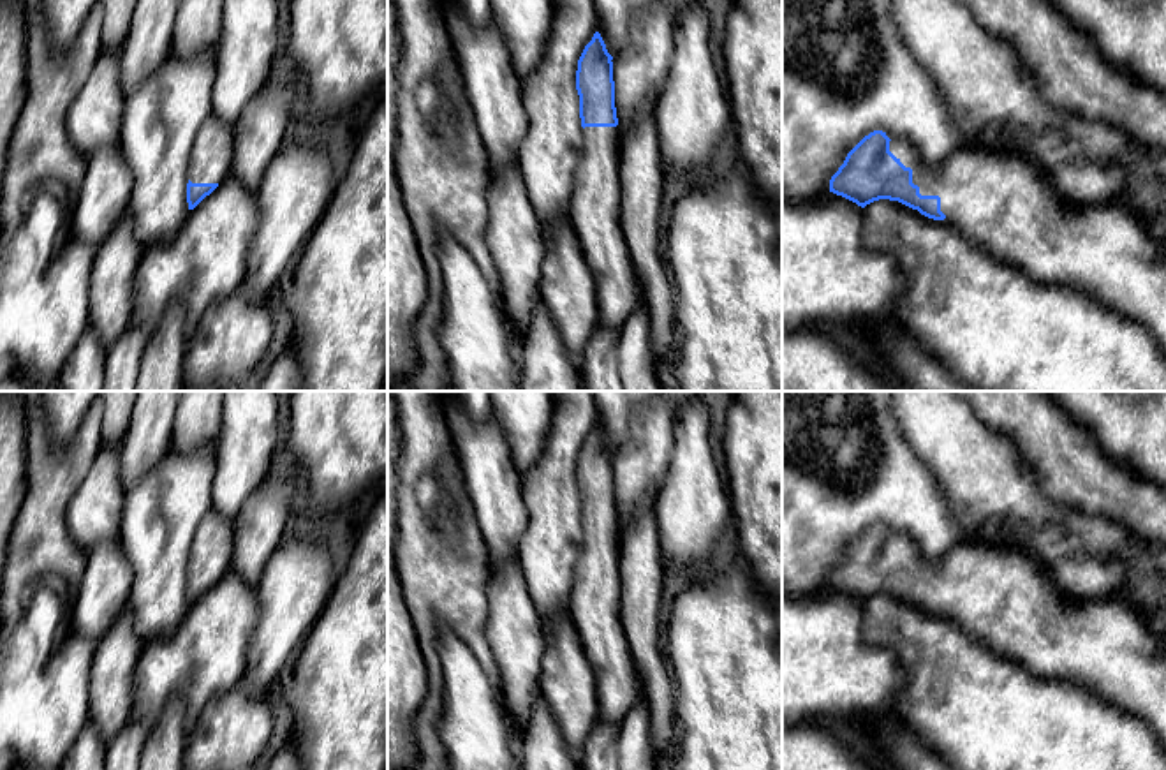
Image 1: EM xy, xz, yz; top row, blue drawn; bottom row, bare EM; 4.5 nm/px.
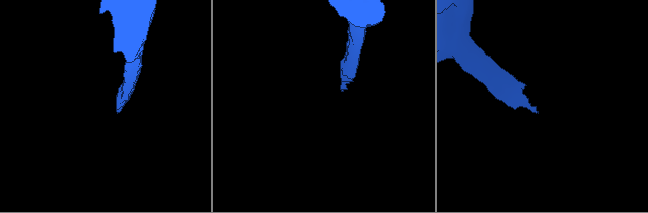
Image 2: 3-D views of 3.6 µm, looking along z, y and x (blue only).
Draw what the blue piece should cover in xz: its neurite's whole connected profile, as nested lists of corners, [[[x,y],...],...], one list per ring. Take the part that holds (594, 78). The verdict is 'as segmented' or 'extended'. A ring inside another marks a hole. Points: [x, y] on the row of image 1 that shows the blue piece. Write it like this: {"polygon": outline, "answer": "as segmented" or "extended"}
{"polygon": [[[599,32],[576,70],[583,152],[569,218],[597,289],[597,324],[620,329],[639,305],[639,282],[622,233],[620,129],[615,107],[613,56]]], "answer": "extended"}

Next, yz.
{"polygon": [[[882,130],[870,132],[847,153],[830,180],[830,192],[861,208],[879,199],[898,201],[928,218],[948,222],[999,261],[1016,266],[1030,280],[1066,284],[1145,326],[1166,356],[1166,243],[1157,241],[1141,217],[1122,204],[1073,204],[1034,164],[999,148],[972,143],[953,152],[944,164],[926,167],[909,141],[889,139]]], "answer": "extended"}

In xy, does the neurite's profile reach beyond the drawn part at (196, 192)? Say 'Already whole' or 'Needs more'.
Needs more

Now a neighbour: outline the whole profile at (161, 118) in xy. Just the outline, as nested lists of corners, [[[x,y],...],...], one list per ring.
[[[217,49],[192,56],[171,51],[153,76],[125,95],[118,148],[134,178],[127,213],[143,248],[173,240],[188,217],[188,160],[201,125],[211,116],[215,79]]]

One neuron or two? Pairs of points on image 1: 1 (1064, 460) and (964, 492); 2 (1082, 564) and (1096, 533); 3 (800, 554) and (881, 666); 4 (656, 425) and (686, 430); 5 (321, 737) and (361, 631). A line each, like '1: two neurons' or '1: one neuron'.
1: two neurons
2: two neurons
3: two neurons
4: two neurons
5: one neuron

